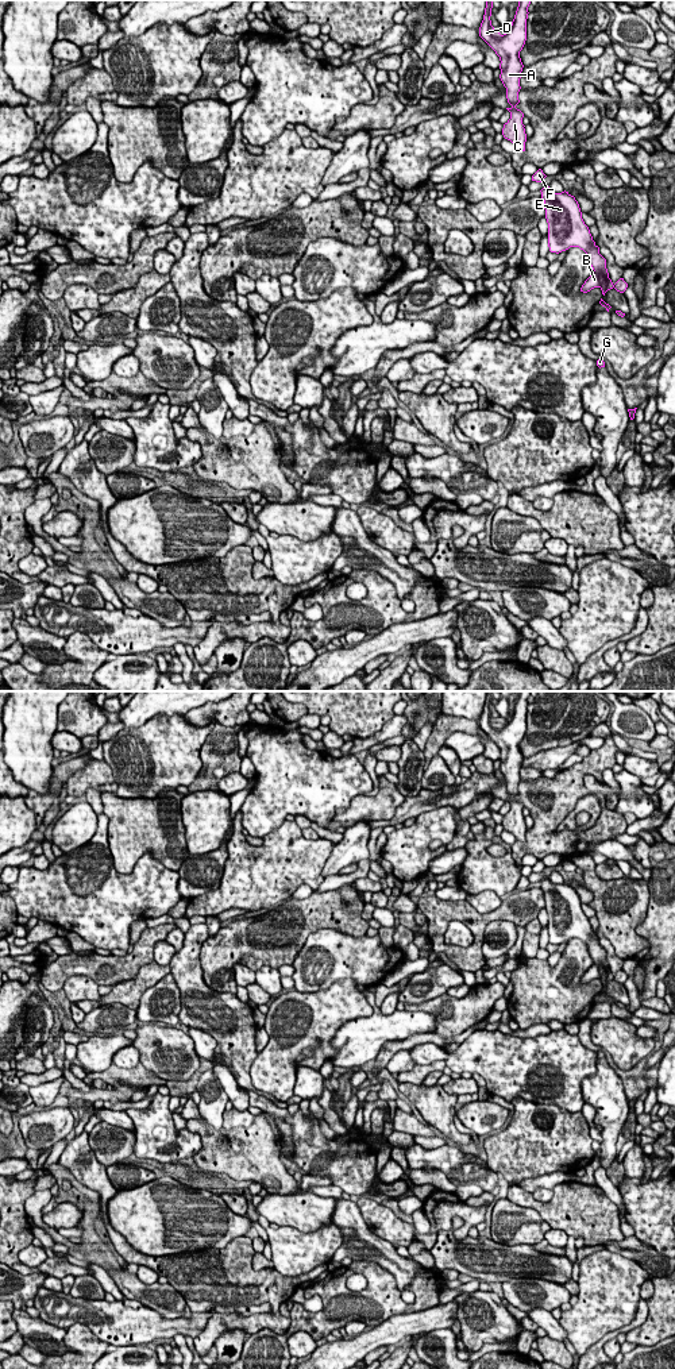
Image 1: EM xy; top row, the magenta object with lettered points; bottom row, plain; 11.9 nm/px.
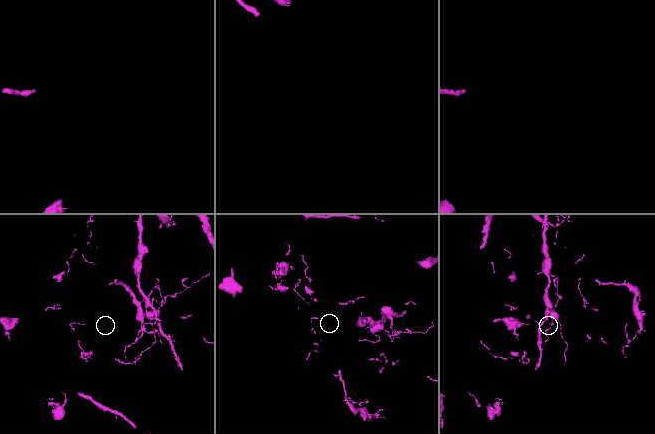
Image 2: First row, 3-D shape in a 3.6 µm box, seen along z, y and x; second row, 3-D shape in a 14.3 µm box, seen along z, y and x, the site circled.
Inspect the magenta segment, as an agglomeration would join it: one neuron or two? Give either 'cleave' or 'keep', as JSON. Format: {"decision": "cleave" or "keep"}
{"decision": "cleave"}

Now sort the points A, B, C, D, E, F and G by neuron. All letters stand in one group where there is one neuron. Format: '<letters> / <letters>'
A B C D E F / G

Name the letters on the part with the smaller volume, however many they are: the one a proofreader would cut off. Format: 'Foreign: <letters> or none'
Foreign: A, B, C, D, E, F

